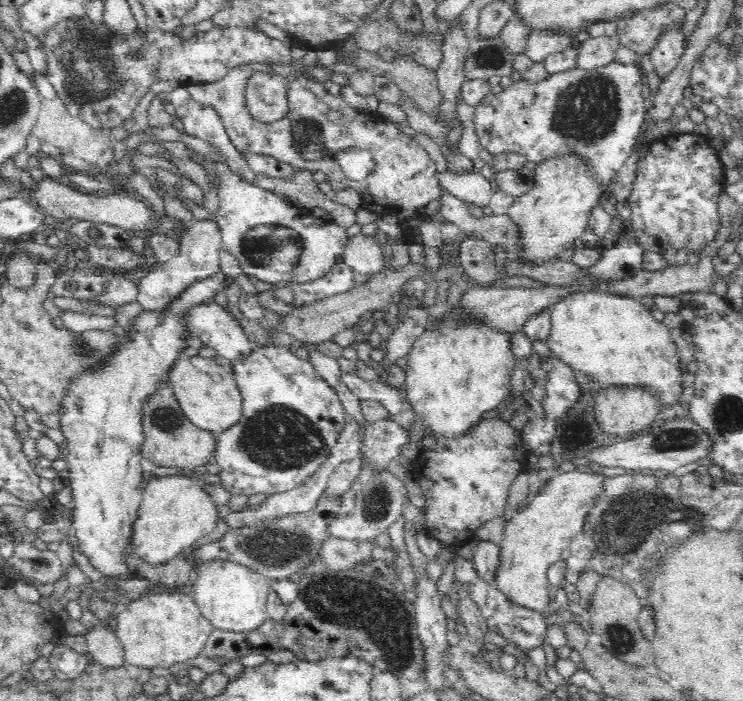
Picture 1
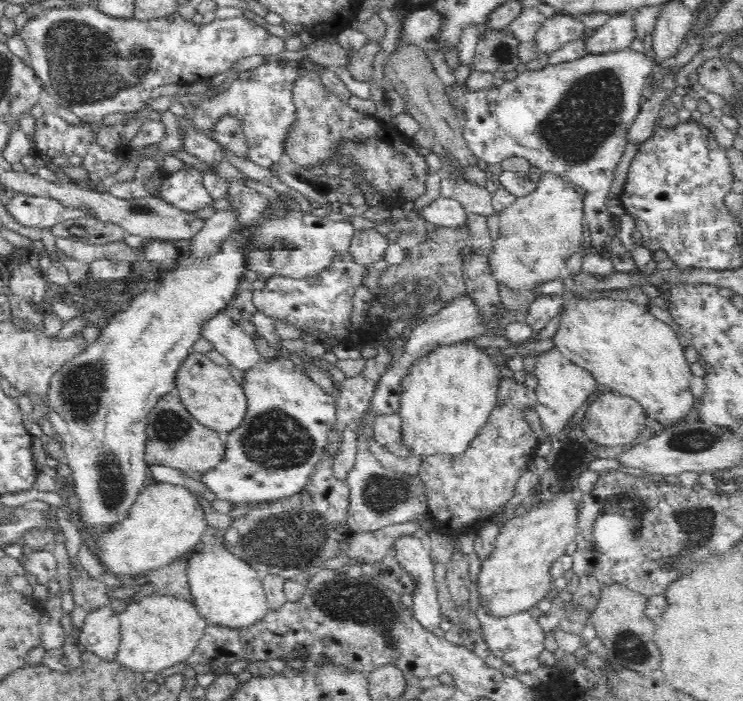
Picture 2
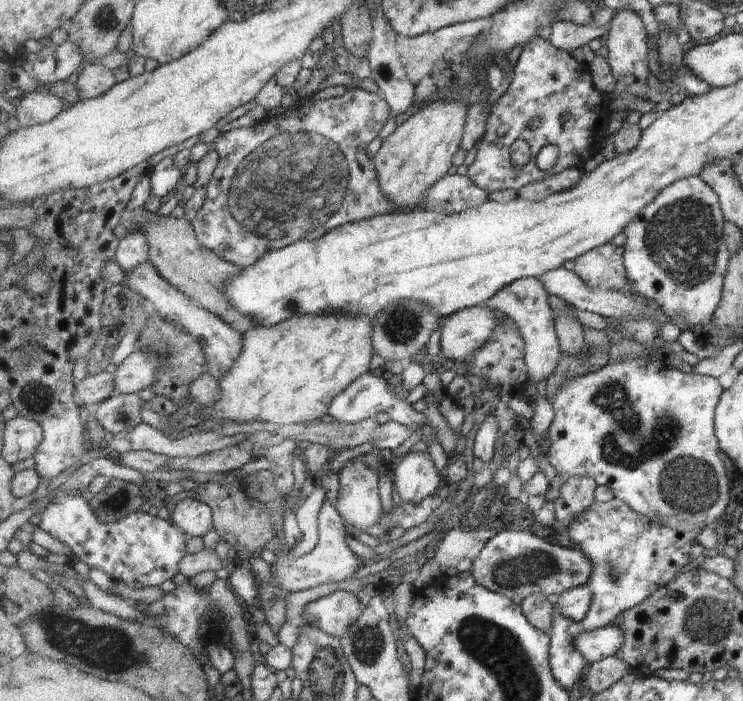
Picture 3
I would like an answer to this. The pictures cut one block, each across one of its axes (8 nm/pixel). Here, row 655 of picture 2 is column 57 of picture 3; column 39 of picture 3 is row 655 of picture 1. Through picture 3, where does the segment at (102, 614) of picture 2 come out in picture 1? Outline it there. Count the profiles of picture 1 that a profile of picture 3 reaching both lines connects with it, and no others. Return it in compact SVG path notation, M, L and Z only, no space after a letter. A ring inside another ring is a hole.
M106 625L94 627L84 634L88 651L94 657L93 661L106 668L118 668L126 664L124 648L121 648L116 634Z

